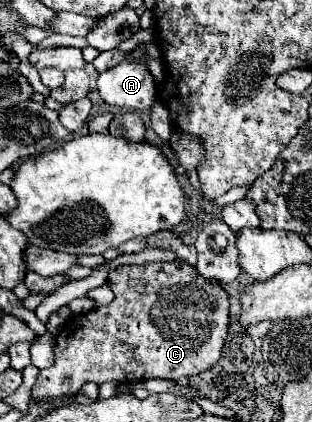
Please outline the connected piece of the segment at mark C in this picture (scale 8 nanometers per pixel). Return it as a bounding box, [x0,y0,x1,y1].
[32,260,228,398]

